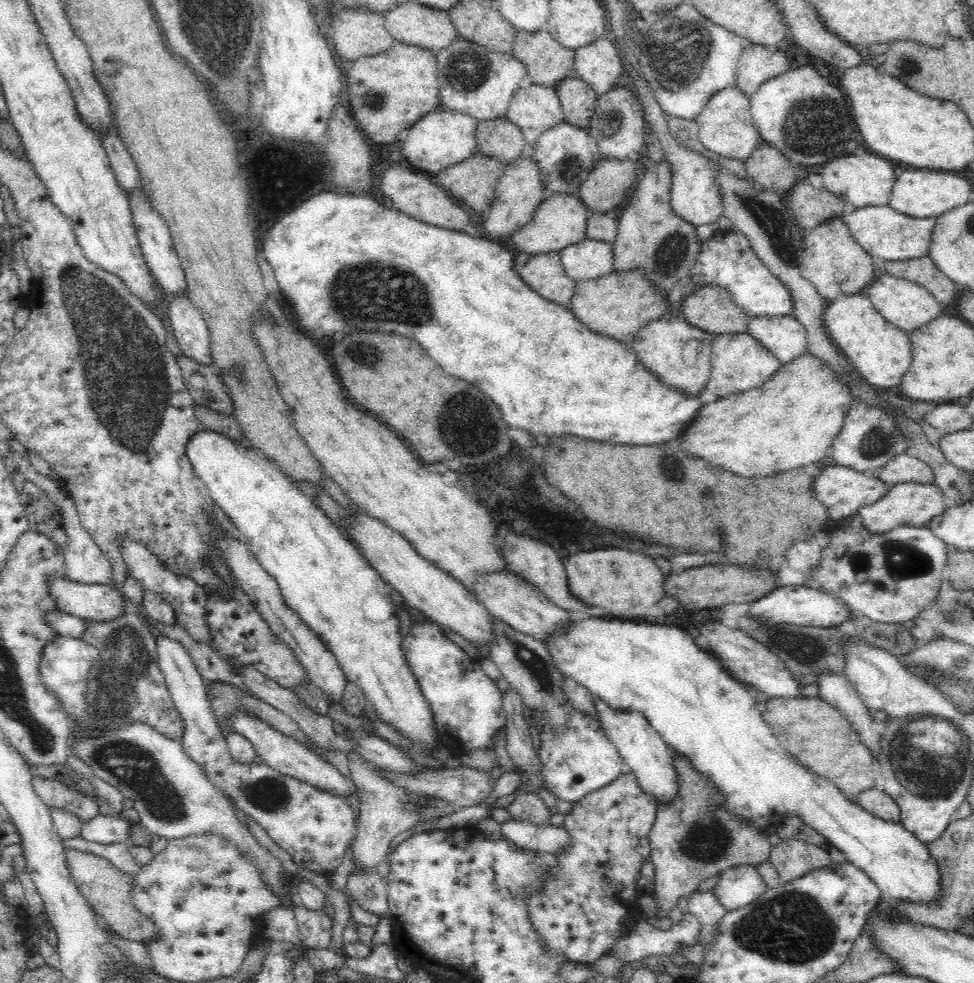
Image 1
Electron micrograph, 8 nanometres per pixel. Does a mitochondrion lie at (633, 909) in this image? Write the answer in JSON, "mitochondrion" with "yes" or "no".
{"mitochondrion":"no"}

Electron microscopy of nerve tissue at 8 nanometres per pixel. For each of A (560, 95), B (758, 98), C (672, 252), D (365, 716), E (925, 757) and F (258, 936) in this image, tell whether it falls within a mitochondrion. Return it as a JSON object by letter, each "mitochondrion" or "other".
{"A":"other","B":"other","C":"mitochondrion","D":"other","E":"mitochondrion","F":"other"}

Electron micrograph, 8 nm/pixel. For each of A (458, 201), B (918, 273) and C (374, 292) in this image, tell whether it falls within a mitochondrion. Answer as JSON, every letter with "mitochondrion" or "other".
{"A":"other","B":"other","C":"mitochondrion"}

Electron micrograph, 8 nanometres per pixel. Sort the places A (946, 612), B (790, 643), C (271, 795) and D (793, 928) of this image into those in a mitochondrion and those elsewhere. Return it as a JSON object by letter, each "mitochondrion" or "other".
{"A":"mitochondrion","B":"mitochondrion","C":"mitochondrion","D":"mitochondrion"}

